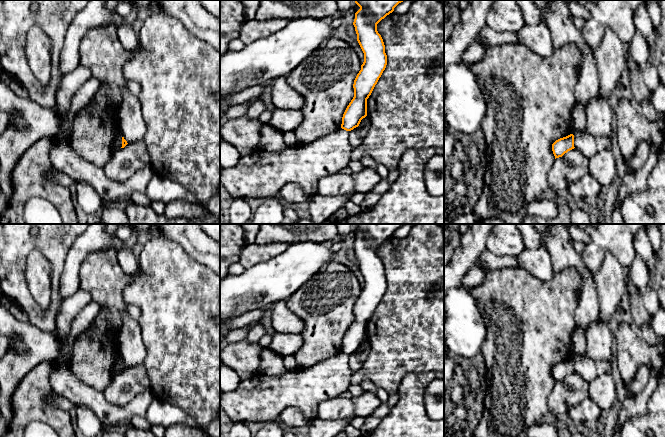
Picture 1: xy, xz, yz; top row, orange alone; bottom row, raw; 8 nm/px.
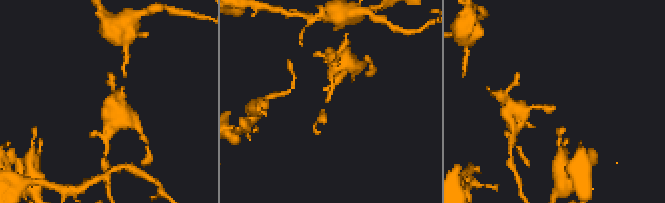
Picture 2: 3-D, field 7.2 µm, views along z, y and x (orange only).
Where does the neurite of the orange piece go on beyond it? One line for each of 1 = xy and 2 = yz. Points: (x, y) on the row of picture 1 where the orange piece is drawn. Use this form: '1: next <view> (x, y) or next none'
1: next none
2: next none

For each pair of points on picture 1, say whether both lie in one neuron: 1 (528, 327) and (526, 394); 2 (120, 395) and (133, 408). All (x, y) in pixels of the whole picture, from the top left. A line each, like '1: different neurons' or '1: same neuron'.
1: same neuron
2: different neurons

